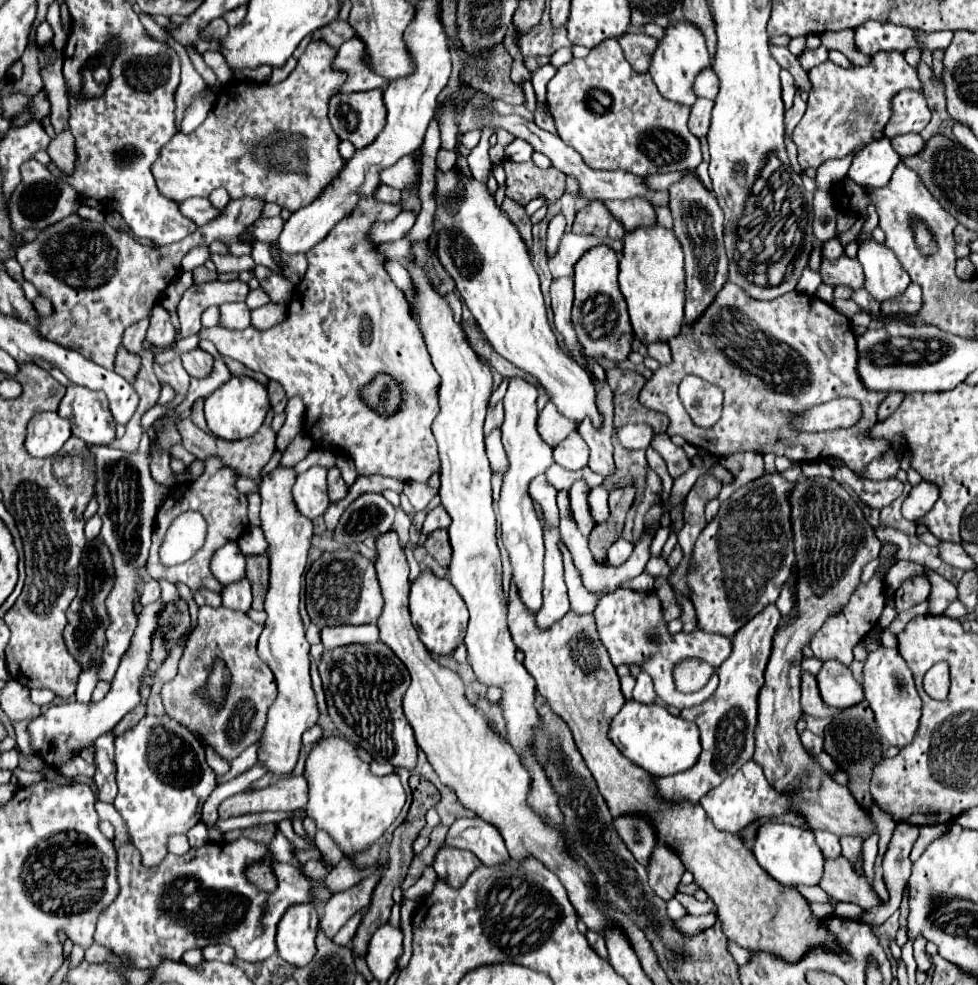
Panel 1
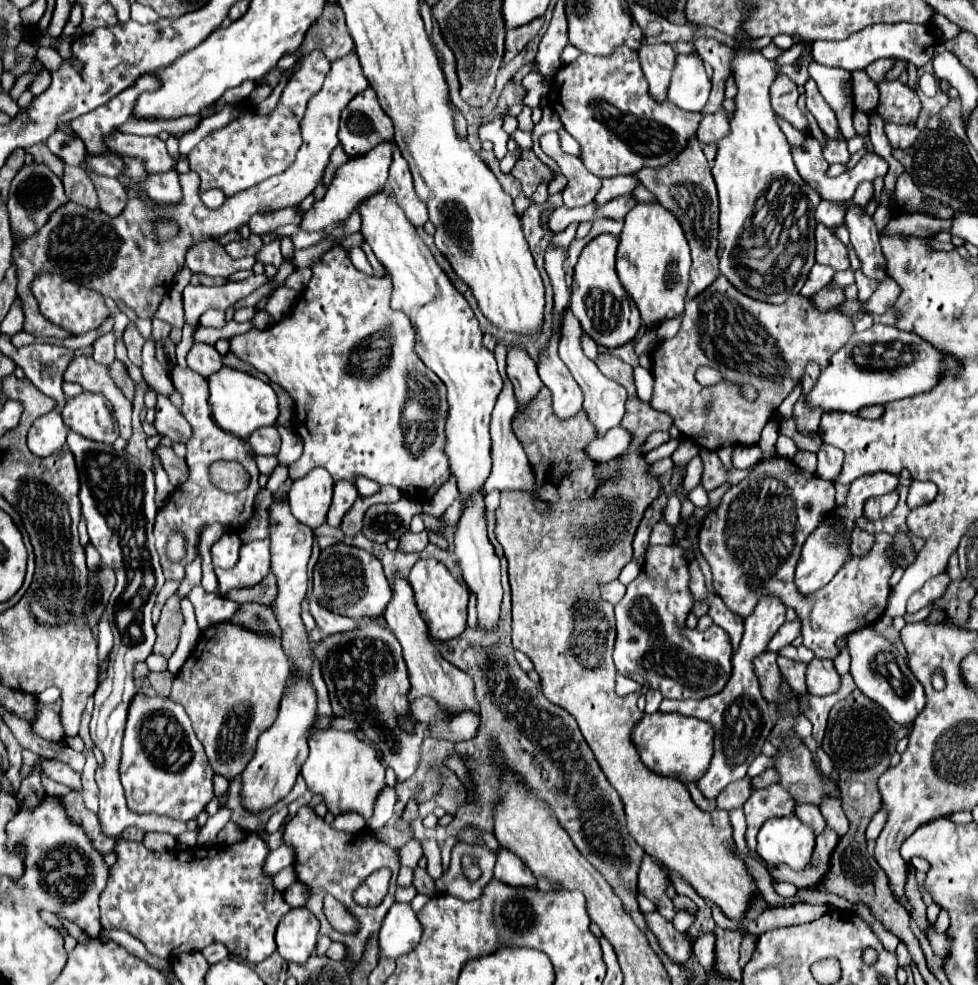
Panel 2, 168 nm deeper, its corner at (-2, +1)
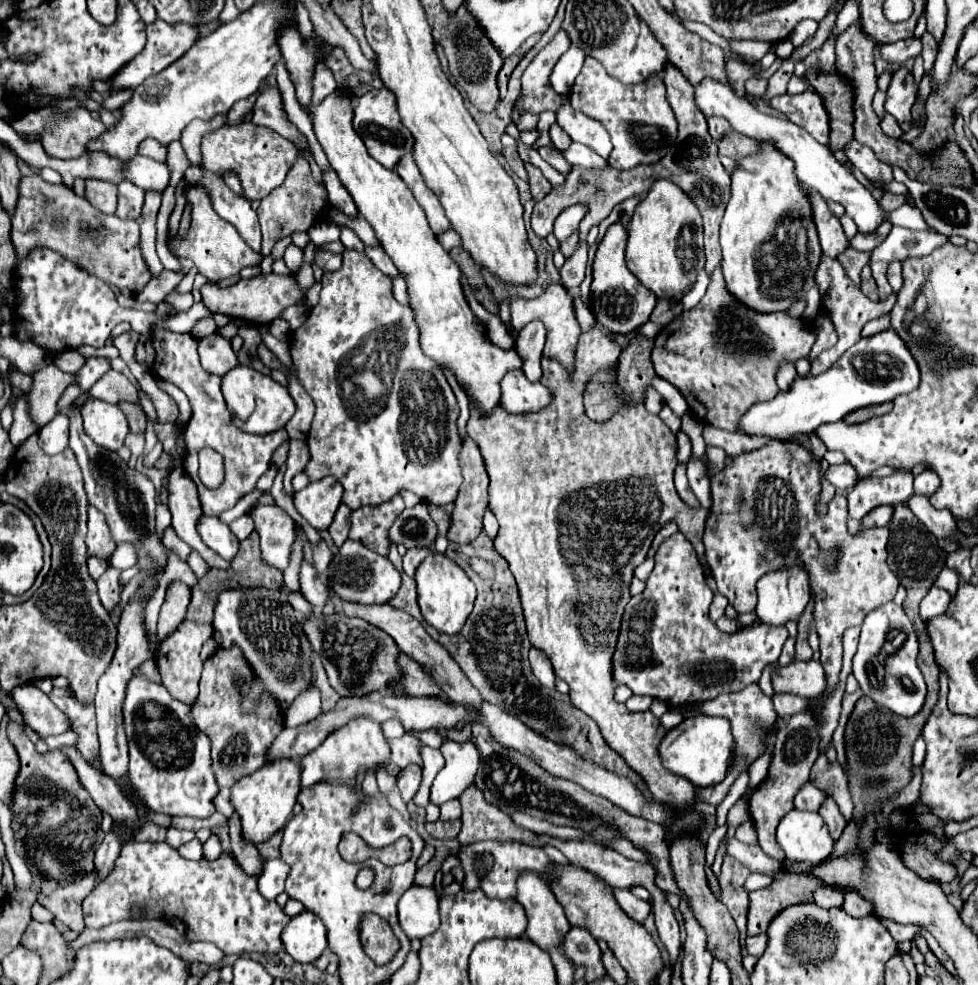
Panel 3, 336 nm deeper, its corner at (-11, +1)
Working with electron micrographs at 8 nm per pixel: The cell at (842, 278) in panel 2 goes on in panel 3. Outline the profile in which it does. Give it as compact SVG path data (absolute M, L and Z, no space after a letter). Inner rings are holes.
M893 226L889 236L883 244L879 244L873 252L869 265L874 262L889 260L903 260L907 256L925 256L931 254L931 250L947 244L949 238L945 234L933 234L933 232L917 232L901 226Z

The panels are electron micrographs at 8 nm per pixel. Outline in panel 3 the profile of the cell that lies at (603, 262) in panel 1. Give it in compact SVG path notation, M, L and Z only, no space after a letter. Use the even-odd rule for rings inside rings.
M613 224L603 240L599 242L595 262L593 262L593 282L591 282L591 312L597 322L615 334L629 334L639 330L651 316L657 298L639 284L639 280L625 266L625 244L627 228L623 224Z

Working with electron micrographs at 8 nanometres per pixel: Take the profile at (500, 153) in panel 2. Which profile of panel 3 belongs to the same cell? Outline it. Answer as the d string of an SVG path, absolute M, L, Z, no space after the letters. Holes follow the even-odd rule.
M575 44L559 58L559 62L553 68L553 74L549 76L549 86L557 92L557 94L565 94L571 90L577 74L581 72L585 60L585 52L581 48L577 48Z

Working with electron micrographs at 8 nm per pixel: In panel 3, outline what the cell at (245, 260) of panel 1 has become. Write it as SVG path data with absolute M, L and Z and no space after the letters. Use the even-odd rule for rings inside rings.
M189 188L187 202L191 202L191 206L193 206L193 220L191 220L191 230L189 230L187 238L185 240L175 238L171 242L177 256L193 260L199 274L203 274L209 282L217 282L217 280L235 276L247 266L261 264L263 256L247 246L247 242L239 236L239 232L235 230L233 224L229 224L227 220L217 216L217 212L211 208L209 194L203 188Z

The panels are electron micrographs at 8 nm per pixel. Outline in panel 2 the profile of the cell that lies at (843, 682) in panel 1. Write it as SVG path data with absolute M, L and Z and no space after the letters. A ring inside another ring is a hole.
M812 658L806 668L806 686L812 696L828 696L840 688L840 676L834 670L832 660Z

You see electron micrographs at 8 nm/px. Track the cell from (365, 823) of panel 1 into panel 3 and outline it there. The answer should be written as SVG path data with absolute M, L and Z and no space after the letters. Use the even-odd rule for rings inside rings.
M357 718L355 722L349 722L347 726L329 734L329 738L321 746L317 746L311 754L301 758L301 762L303 762L301 788L309 788L309 786L325 782L325 780L327 782L331 782L331 780L351 782L357 778L361 768L371 772L381 764L389 764L389 760L391 760L391 750L383 738L379 724L365 720L365 718Z

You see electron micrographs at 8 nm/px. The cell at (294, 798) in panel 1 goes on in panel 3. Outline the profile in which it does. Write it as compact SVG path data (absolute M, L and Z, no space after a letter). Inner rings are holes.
M211 836L205 844L203 844L203 856L207 860L215 860L221 854L221 840L217 836Z

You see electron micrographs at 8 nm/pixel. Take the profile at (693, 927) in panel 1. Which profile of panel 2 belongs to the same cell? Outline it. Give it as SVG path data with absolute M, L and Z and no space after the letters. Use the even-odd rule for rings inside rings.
M648 912L644 914L646 918L646 926L654 932L654 936L658 938L662 952L672 958L674 962L684 962L690 956L690 940L686 934L678 934L672 926L672 922L668 922L666 918L662 918L658 912Z

